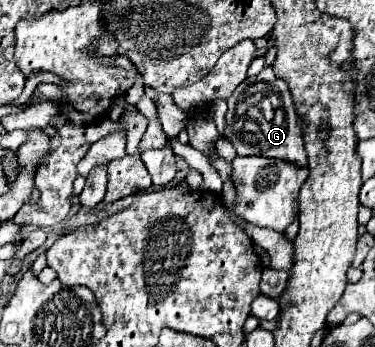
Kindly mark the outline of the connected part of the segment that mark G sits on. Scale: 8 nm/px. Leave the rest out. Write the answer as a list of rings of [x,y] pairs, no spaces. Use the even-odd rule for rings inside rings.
[[[265,67],[257,77],[245,79],[233,95],[227,99],[227,115],[225,115],[225,131],[223,137],[237,149],[237,155],[261,155],[283,159],[295,163],[297,167],[307,167],[307,153],[303,143],[303,127],[299,115],[295,111],[289,87],[285,81],[277,79],[271,67]],[[255,107],[261,111],[261,119],[253,121],[249,109]]]

